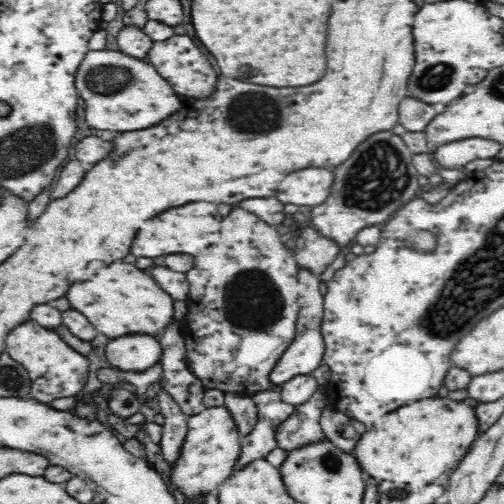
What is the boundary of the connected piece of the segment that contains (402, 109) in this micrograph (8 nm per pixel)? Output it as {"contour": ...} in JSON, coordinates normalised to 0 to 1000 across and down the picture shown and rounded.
{"contour":[[[813,187],[792,206],[792,244],[810,262],[839,262],[865,226],[857,206]]]}

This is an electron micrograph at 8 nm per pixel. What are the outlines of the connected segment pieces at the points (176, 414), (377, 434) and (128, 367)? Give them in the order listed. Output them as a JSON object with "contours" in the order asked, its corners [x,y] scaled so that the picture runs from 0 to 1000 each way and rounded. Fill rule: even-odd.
{"contours":[[[[323,772],[315,784],[319,817],[327,829],[315,883],[325,915],[337,929],[345,929],[361,905],[361,883],[371,863],[373,823]]],[[[889,790],[833,792],[833,798],[815,798],[813,806],[798,806],[786,817],[774,817],[754,841],[738,845],[730,857],[720,857],[698,899],[722,942],[738,946],[748,958],[778,952],[796,964],[847,962],[857,956],[857,948],[865,952],[885,933],[899,935],[911,925],[946,861],[948,831],[933,804]]],[[[254,663],[218,675],[210,687],[212,720],[246,740],[290,736],[319,722],[323,702],[313,667],[294,663]]]]}

